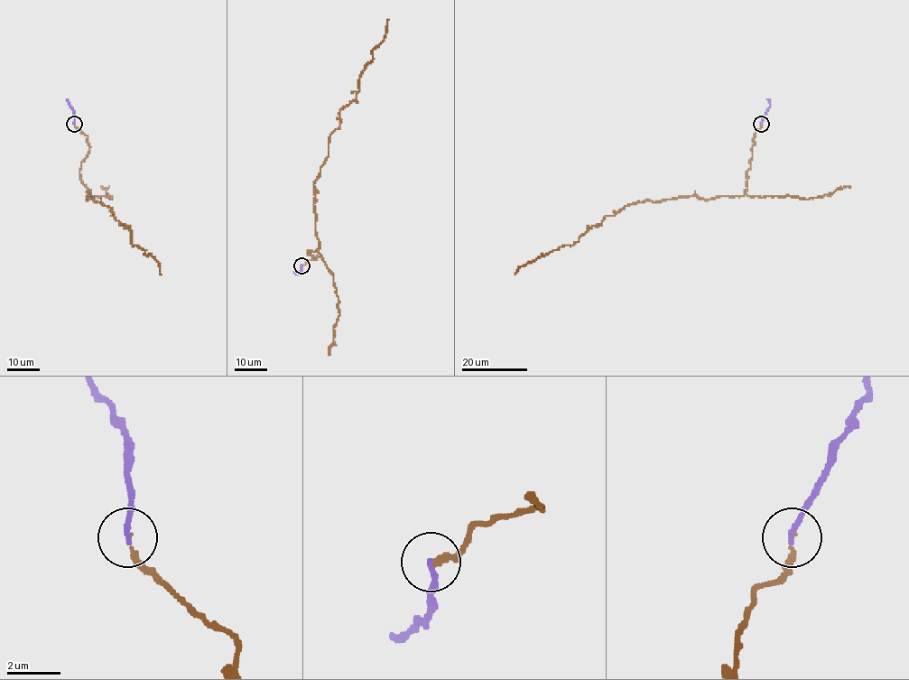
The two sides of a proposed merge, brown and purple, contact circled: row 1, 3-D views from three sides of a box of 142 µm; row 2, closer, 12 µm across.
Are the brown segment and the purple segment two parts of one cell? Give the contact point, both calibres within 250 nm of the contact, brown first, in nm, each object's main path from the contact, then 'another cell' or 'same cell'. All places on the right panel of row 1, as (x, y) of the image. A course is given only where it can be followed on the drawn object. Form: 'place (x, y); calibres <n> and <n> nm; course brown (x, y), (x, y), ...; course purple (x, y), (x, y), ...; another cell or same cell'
place (761, 124); calibres 140 and 180 nm; course brown (761, 123), (754, 136), (743, 196), (678, 197), (626, 205), (571, 246), (542, 254), (521, 265), (514, 274); course purple (760, 123), (769, 106), (767, 98); same cell

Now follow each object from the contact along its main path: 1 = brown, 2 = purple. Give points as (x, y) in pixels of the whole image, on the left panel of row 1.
1: (74, 123), (89, 146), (79, 172), (87, 199), (128, 226), (131, 244), (150, 254), (160, 274)
2: (74, 123), (74, 111), (66, 98)

